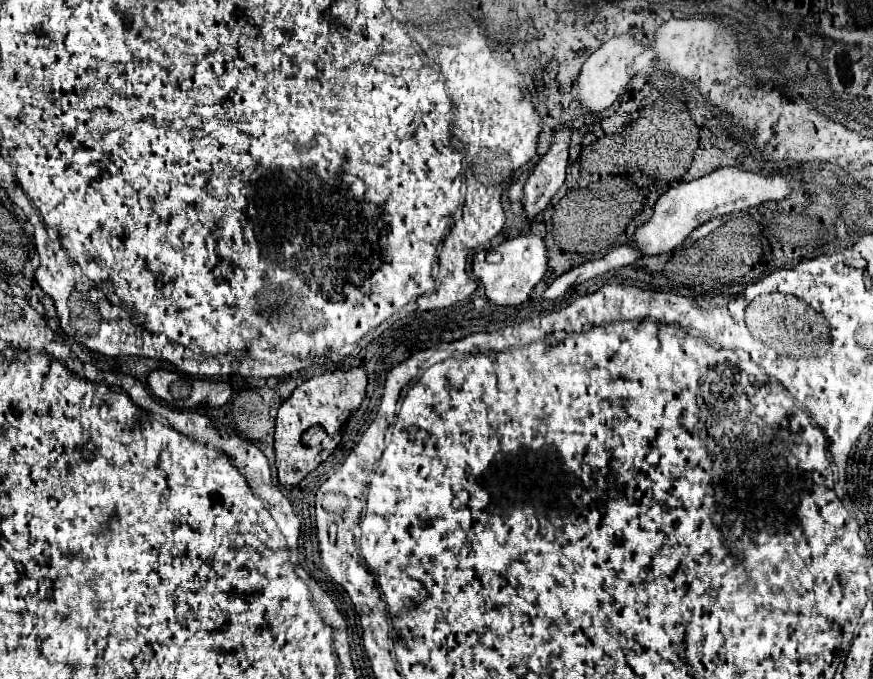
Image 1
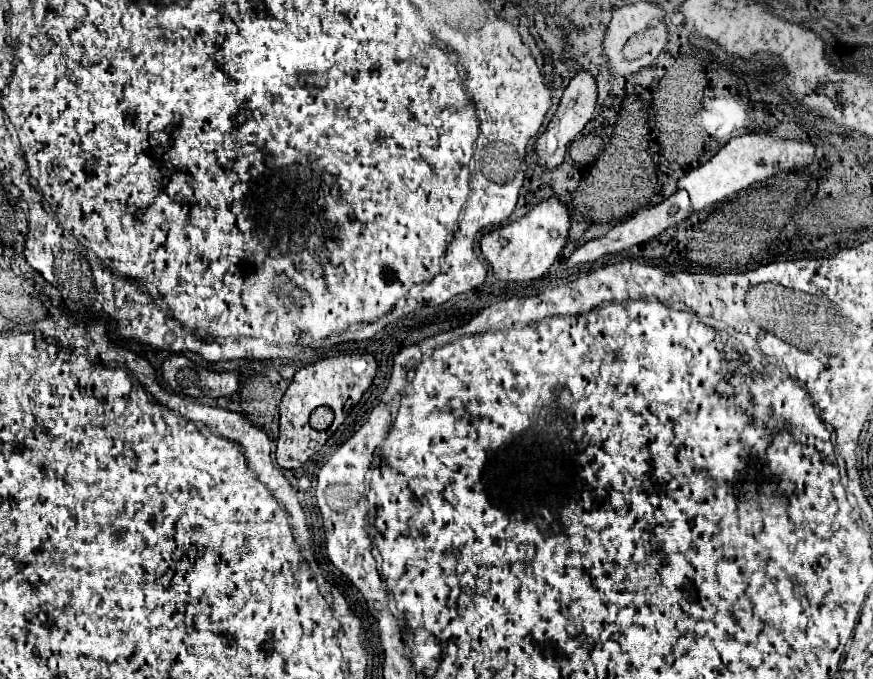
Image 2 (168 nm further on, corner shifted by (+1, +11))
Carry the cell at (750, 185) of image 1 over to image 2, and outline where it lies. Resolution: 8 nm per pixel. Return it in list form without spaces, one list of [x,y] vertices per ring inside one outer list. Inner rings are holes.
[[[752,132],[738,138],[732,138],[716,156],[712,156],[706,164],[686,172],[684,178],[680,178],[678,188],[688,190],[690,202],[692,202],[692,214],[726,200],[728,196],[736,194],[738,190],[744,190],[752,186],[754,182],[764,182],[766,178],[778,174],[778,172],[798,172],[802,166],[810,164],[814,158],[814,144],[810,140],[784,140],[776,138],[766,132]]]

